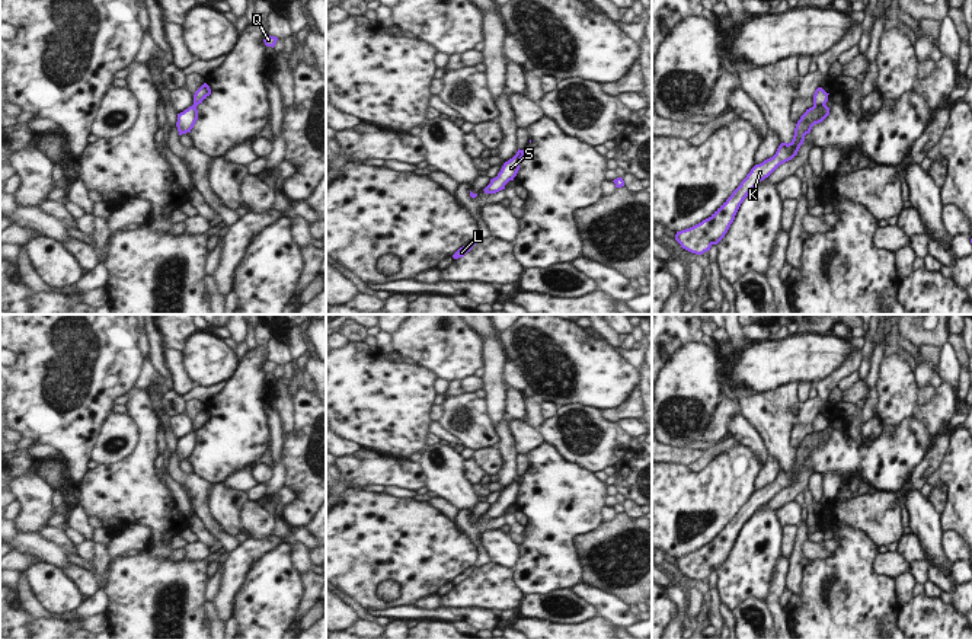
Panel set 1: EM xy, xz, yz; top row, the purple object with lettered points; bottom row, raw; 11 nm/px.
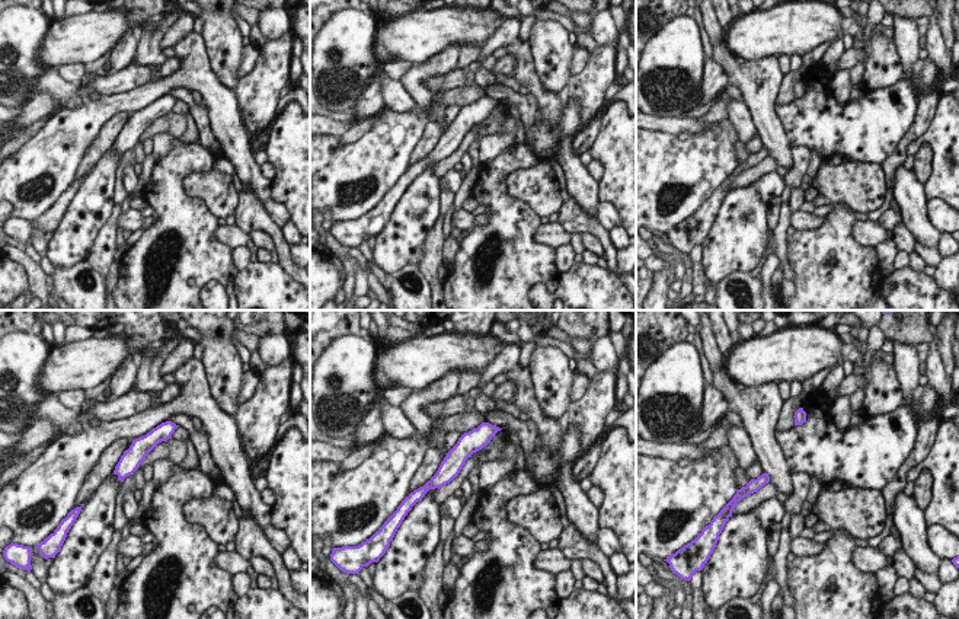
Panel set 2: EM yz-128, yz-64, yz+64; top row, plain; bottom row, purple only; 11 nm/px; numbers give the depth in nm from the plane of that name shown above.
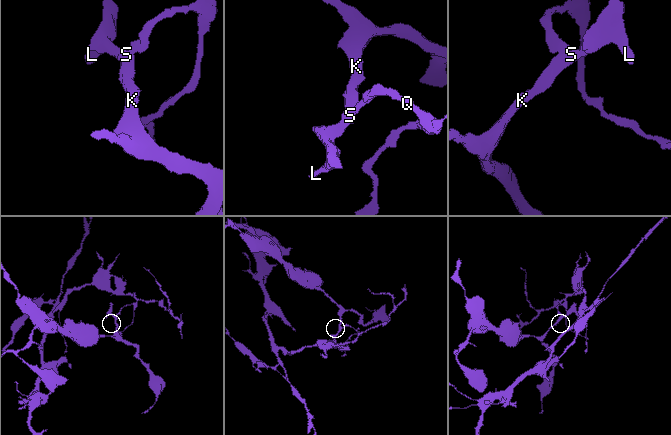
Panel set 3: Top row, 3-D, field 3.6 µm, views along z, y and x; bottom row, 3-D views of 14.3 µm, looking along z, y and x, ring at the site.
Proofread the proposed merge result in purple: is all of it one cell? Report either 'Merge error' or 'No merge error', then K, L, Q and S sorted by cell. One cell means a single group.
Merge error. Groups: K L S / Q

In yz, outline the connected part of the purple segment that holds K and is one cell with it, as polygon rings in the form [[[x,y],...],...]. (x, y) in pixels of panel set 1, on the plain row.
[[[813,431],[806,435],[796,450],[793,466],[789,470],[781,469],[773,483],[755,491],[732,521],[709,544],[690,555],[677,557],[675,566],[681,573],[691,579],[703,581],[710,576],[713,571],[717,571],[728,559],[748,520],[780,491],[792,486],[803,470],[805,461],[810,459],[815,450],[822,448],[828,441],[829,434],[826,431]]]

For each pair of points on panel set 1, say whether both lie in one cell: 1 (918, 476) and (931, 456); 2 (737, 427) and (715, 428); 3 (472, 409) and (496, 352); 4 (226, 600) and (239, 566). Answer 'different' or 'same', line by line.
1: same
2: different
3: different
4: same

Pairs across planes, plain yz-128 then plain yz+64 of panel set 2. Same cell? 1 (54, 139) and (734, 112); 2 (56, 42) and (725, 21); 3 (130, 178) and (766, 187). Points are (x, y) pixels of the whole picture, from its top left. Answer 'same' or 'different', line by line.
1: different
2: different
3: same

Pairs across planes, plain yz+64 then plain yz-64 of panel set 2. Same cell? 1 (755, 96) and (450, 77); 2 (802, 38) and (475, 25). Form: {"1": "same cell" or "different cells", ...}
{"1": "different cells", "2": "same cell"}

